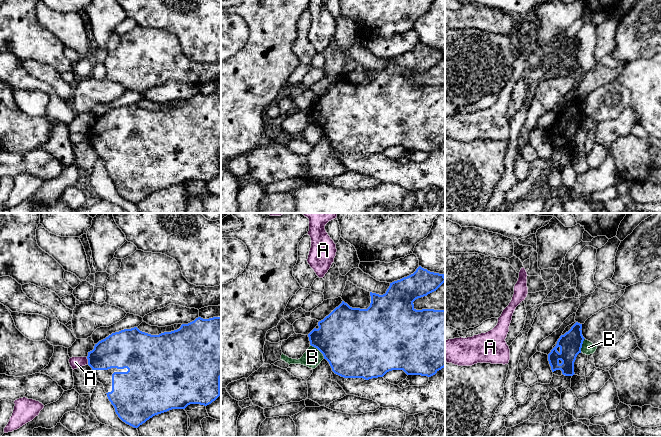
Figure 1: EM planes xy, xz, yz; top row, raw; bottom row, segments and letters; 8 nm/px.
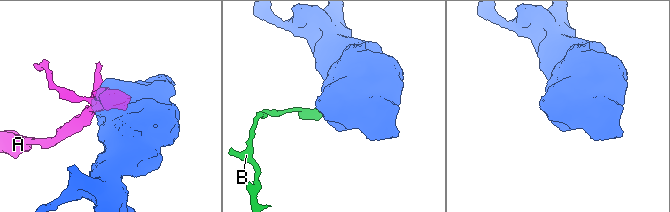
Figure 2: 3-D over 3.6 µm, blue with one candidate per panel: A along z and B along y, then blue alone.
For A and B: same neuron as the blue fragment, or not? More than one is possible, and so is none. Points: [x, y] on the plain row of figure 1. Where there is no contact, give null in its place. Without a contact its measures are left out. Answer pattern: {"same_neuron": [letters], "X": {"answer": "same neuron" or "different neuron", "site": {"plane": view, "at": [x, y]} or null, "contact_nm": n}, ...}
{"same_neuron": [], "A": {"answer": "different neuron", "site": {"plane": "xy", "at": [88, 136]}, "contact_nm": 60}, "B": {"answer": "different neuron", "site": {"plane": "xz", "at": [318, 125]}, "contact_nm": 170}}

